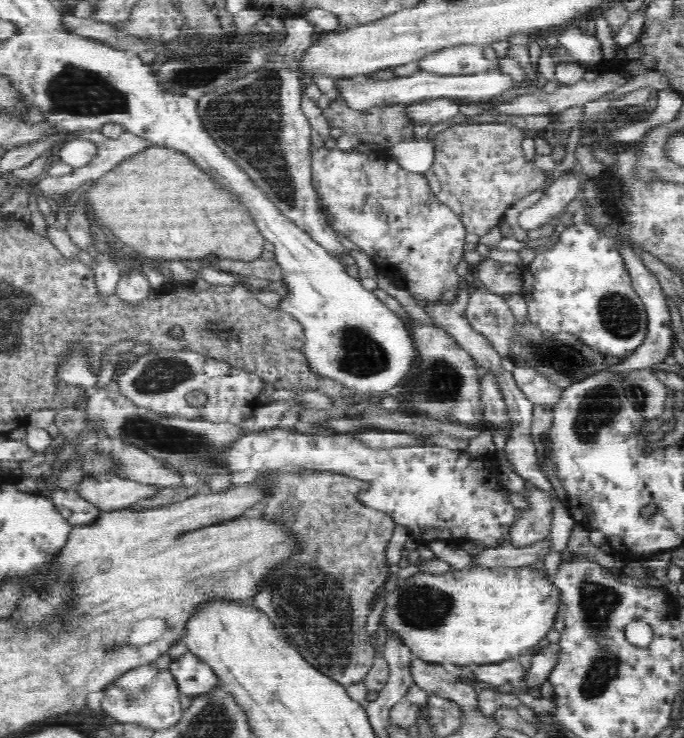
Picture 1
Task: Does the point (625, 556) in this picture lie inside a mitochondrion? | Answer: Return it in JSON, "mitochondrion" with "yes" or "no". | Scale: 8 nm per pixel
{"mitochondrion":"no"}

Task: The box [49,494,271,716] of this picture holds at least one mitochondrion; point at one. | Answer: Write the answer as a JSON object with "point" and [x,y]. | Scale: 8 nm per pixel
{"point":[134,697]}

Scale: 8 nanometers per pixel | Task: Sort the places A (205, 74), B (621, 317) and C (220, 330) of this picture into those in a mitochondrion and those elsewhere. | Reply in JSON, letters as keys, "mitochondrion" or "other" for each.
{"A":"mitochondrion","B":"mitochondrion","C":"mitochondrion"}

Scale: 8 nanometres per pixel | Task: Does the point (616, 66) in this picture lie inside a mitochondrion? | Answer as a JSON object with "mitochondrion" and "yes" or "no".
{"mitochondrion":"no"}

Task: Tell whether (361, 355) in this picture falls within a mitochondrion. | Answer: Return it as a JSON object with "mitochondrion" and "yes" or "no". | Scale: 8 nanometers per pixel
{"mitochondrion":"yes"}

